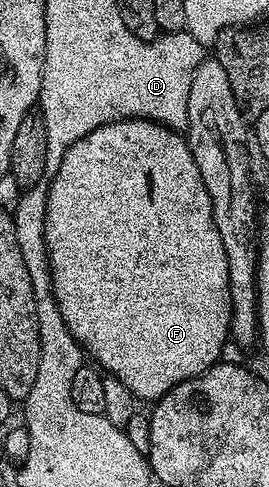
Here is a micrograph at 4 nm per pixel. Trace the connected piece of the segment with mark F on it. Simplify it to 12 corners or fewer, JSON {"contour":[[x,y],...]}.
{"contour":[[73,138],[53,299],[149,404],[221,361],[227,252],[188,141]]}

